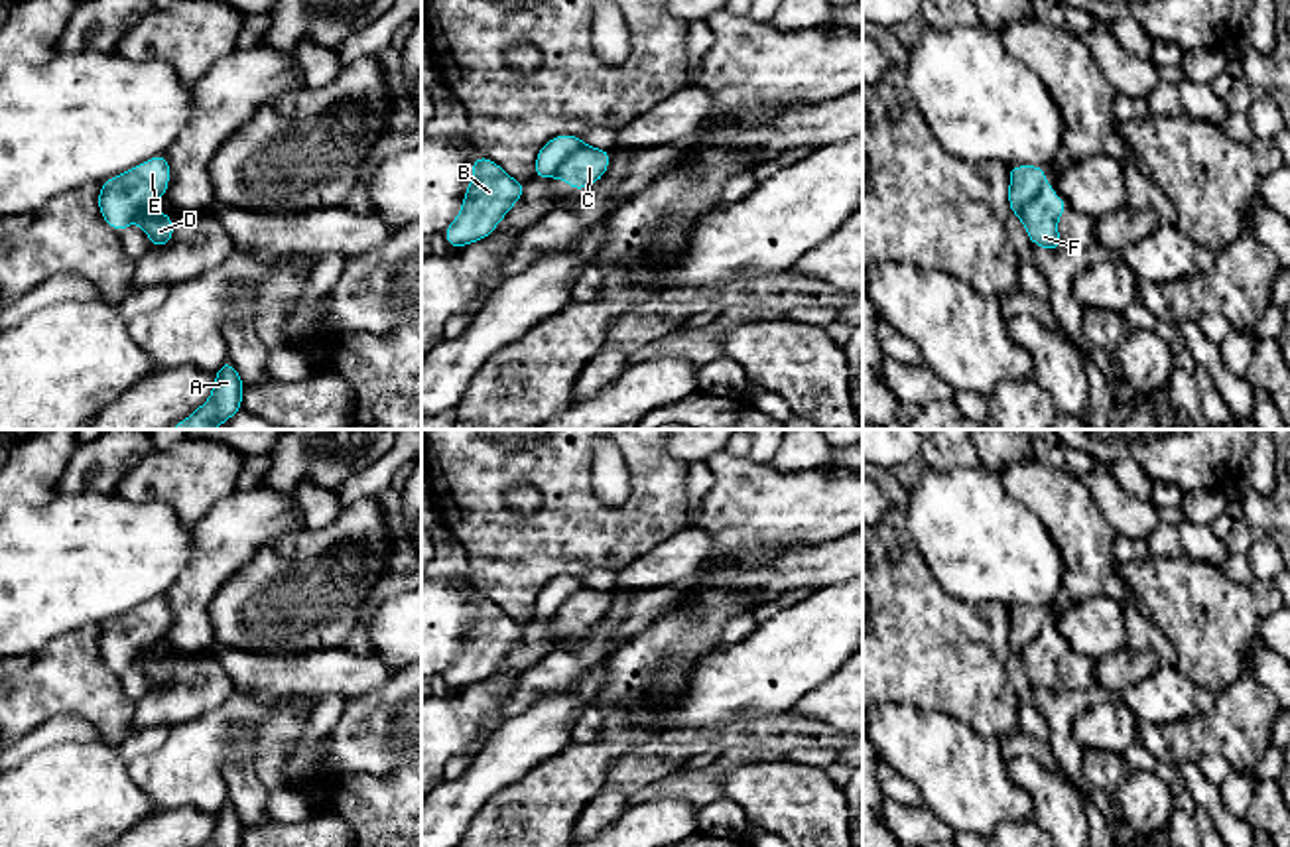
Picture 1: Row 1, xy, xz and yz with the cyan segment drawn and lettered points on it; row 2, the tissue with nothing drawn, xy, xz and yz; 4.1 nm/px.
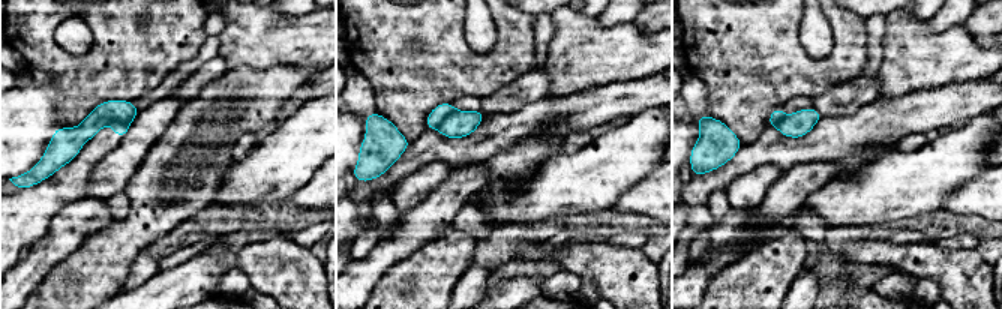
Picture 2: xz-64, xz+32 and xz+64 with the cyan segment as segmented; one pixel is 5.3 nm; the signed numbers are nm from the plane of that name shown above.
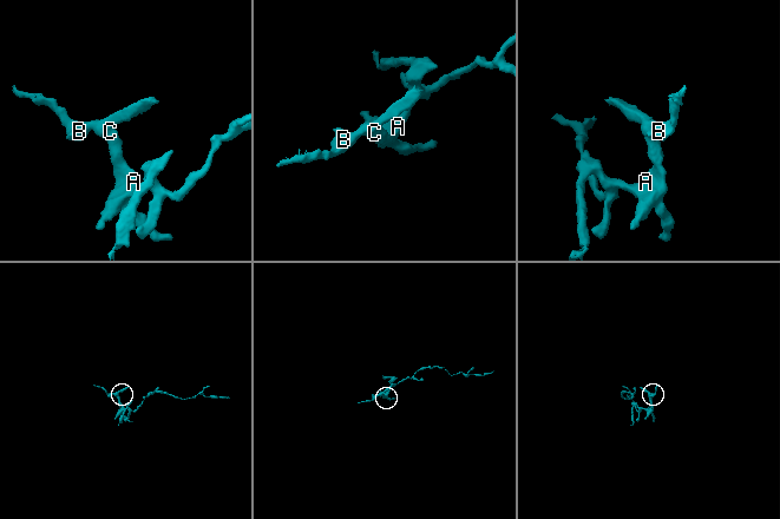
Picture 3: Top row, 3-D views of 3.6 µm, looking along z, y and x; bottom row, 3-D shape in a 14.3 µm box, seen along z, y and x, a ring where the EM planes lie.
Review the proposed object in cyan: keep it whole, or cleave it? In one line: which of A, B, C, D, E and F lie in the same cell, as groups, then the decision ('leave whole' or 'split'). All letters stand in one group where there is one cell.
A C D F / B E; split

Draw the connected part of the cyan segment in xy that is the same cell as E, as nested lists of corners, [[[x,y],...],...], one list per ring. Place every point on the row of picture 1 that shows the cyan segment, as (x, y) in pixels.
[[[165,154],[102,181],[98,191],[100,217],[120,234],[148,205],[156,205],[169,187]]]

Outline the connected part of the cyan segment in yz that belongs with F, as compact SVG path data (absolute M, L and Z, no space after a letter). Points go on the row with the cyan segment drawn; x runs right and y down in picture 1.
M1044 181L1036 197L1022 211L1022 225L1032 244L1048 250L1064 248L1058 234L1058 219L1069 209L1067 201L1062 201L1054 193L1054 185Z

